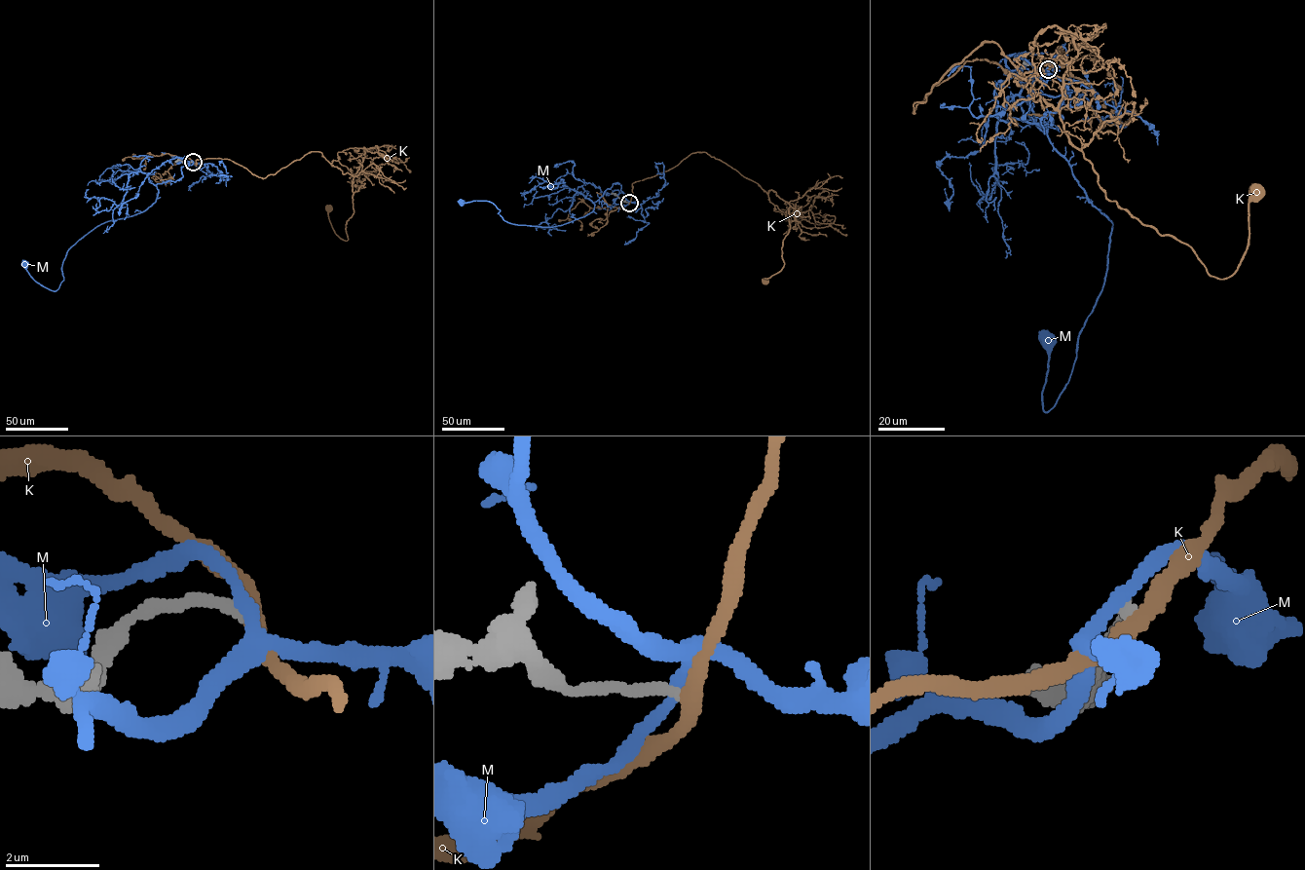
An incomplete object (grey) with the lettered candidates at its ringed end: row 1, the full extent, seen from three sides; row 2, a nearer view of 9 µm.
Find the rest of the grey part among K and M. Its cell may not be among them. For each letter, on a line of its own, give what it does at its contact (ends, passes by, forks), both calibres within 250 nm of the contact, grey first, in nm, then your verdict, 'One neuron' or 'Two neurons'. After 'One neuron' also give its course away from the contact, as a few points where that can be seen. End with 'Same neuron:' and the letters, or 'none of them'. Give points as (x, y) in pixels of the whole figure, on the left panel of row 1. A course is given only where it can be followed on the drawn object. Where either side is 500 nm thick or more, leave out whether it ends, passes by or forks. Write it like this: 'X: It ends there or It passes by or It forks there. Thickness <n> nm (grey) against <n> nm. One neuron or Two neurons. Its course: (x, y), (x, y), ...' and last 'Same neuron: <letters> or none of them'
K: It passes by. Thickness 240 nm (grey) against 360 nm. Two neurons
M: It passes by. Thickness 280 nm (grey) against 280 nm. Two neurons
Same neuron: none of them

